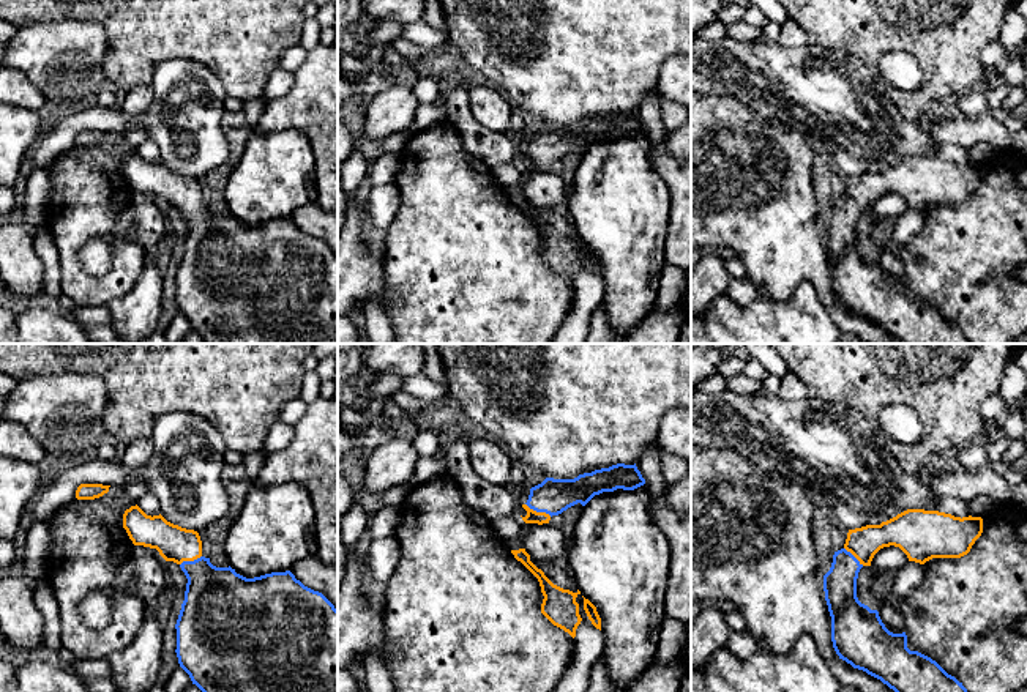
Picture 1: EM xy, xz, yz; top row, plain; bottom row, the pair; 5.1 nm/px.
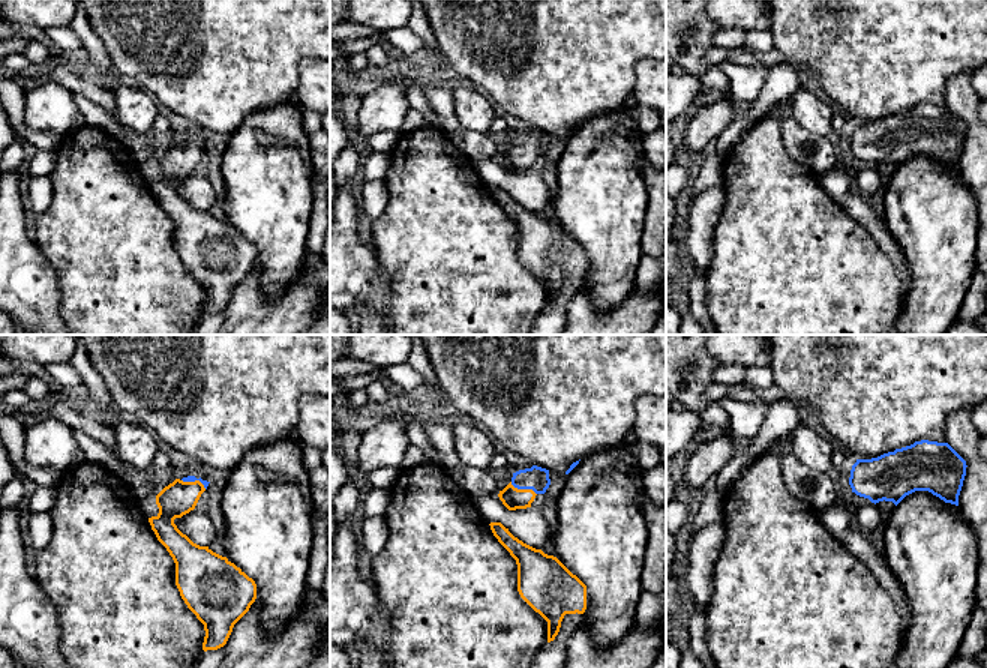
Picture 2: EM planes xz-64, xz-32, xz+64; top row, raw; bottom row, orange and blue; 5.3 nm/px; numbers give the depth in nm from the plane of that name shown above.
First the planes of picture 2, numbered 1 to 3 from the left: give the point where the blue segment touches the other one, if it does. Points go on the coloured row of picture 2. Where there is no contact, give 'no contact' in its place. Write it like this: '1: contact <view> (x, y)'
1: contact xz-64 (195, 481)
2: contact xz-32 (524, 490)
3: no contact

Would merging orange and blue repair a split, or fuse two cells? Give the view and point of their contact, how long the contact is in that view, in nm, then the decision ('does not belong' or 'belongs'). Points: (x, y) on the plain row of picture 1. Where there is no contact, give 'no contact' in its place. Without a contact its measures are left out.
contact xz (538, 159); length 150 nm; belongs

